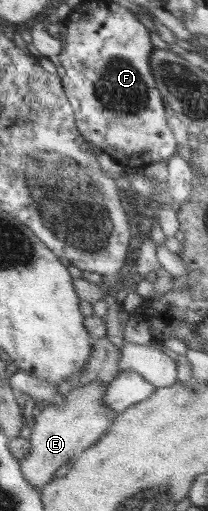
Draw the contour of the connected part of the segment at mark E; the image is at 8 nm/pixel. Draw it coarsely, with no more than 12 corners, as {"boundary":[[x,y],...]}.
{"boundary":[[108,383],[65,390],[32,419],[20,459],[38,489],[108,432]]}

